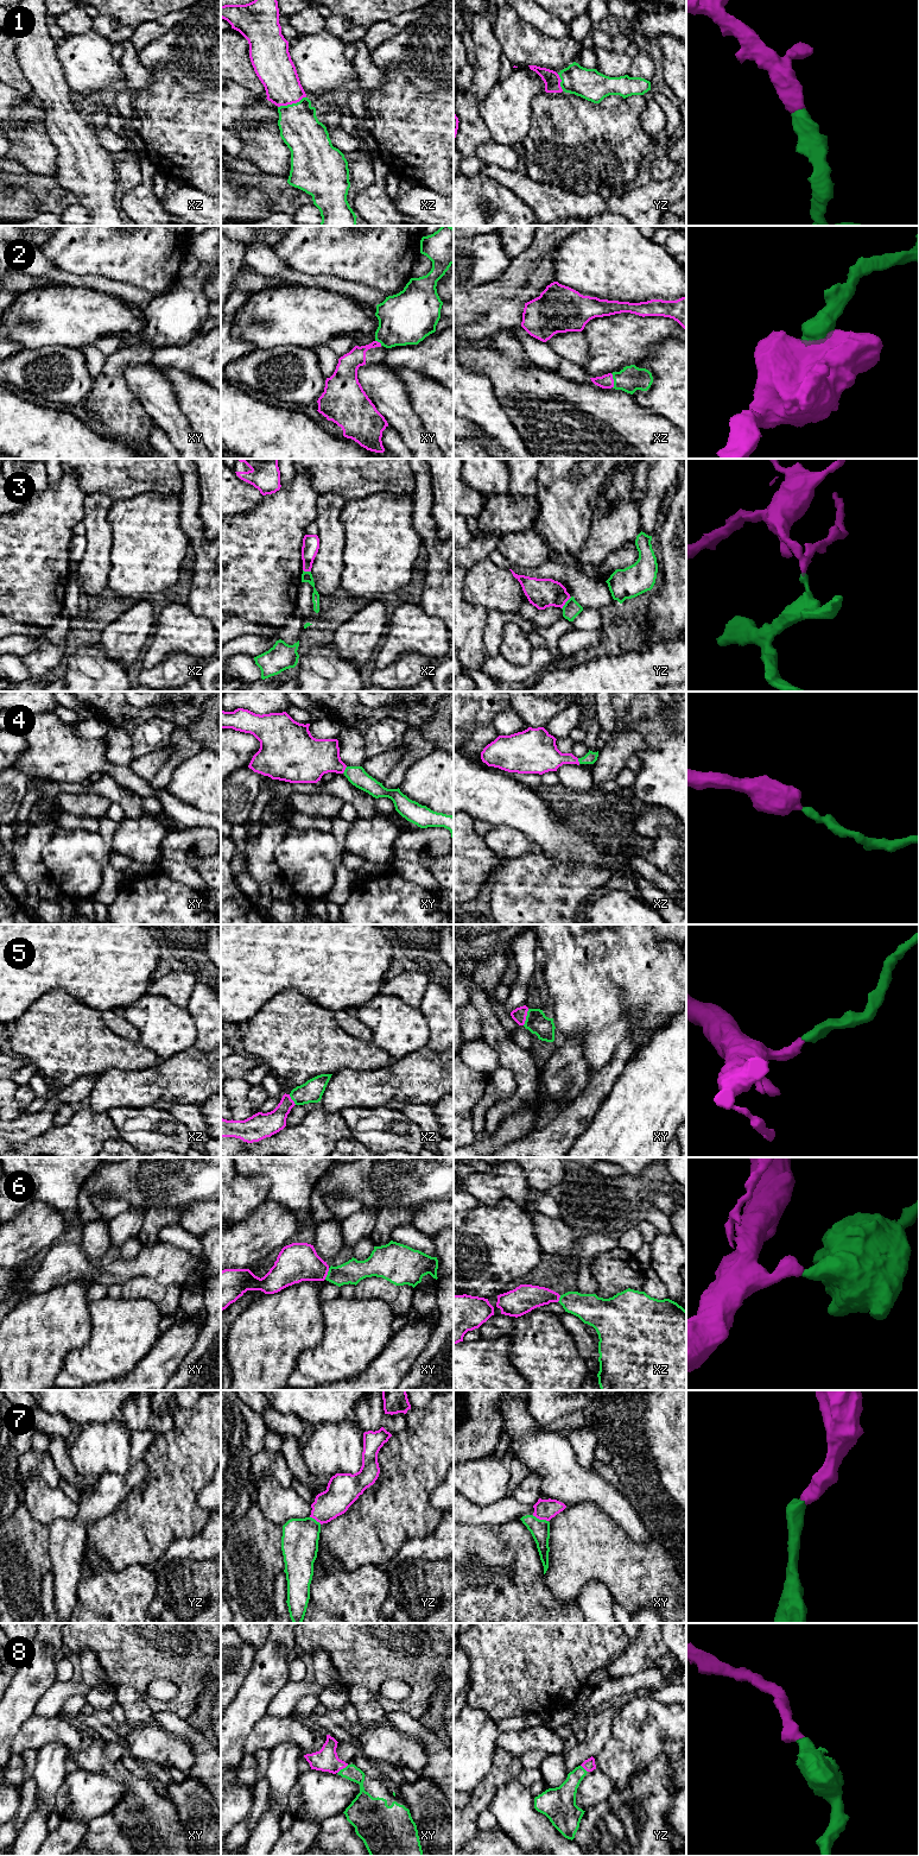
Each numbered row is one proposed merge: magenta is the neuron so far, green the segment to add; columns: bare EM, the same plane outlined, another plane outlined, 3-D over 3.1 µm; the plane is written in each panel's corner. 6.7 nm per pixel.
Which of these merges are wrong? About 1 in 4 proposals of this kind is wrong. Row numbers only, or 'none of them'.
3

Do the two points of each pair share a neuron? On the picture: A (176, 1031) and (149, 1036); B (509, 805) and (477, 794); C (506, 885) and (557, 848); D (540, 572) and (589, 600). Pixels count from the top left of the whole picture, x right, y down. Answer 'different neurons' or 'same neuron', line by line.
A: same neuron
B: same neuron
C: different neurons
D: same neuron

